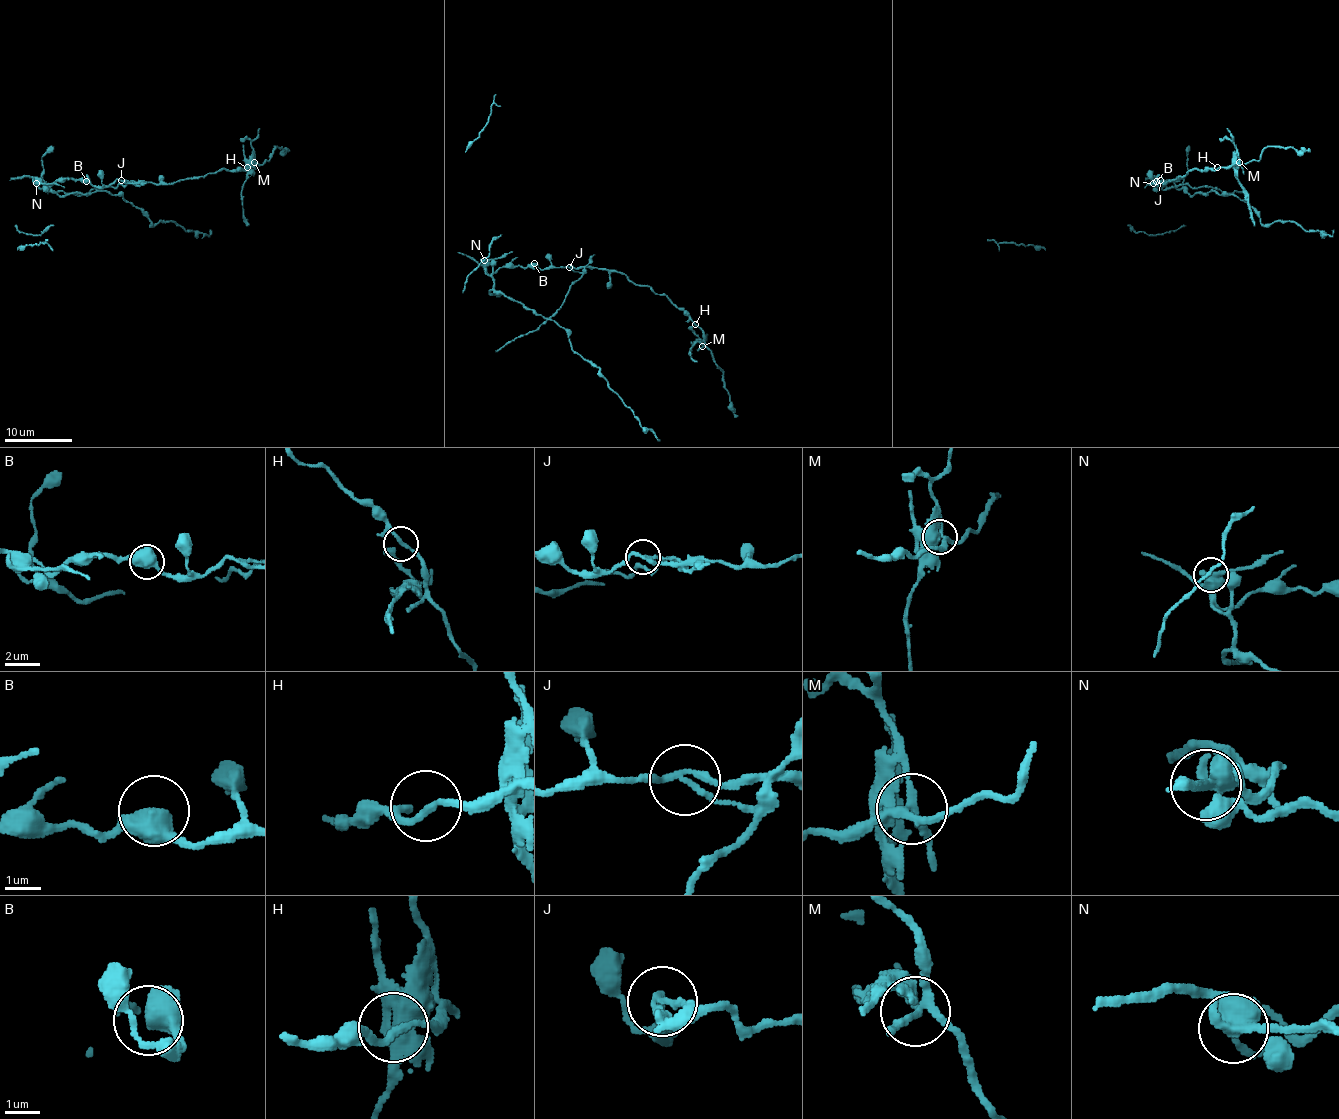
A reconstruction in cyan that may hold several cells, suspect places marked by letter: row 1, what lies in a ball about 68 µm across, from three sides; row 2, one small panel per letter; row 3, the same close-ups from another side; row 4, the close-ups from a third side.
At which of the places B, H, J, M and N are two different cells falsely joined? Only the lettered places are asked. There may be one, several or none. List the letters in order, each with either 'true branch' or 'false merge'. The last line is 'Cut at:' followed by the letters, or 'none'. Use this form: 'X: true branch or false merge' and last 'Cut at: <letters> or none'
B: true branch
H: true branch
J: false merge
M: false merge
N: false merge
Cut at: J, M, N

